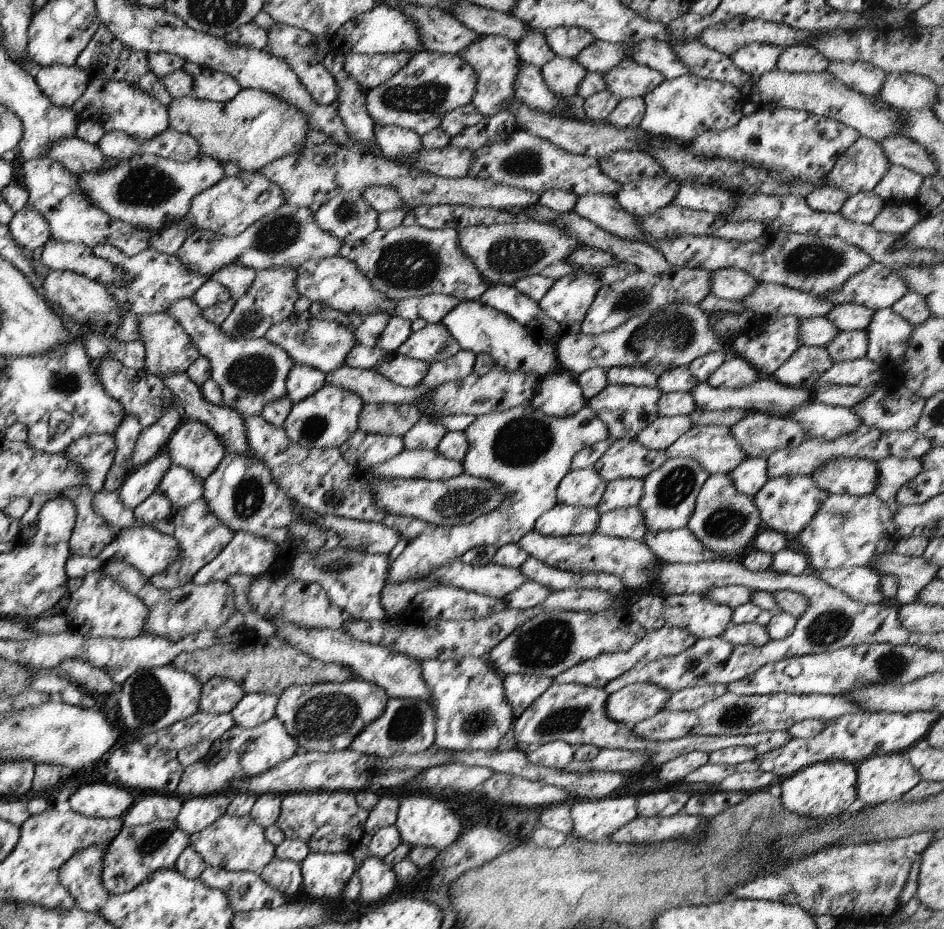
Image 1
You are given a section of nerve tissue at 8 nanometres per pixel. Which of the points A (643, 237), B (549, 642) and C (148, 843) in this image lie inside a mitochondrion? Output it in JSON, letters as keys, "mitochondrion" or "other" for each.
{"A":"other","B":"mitochondrion","C":"mitochondrion"}

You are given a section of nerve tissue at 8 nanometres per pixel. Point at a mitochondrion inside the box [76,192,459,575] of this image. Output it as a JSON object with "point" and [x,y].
{"point":[410,264]}

